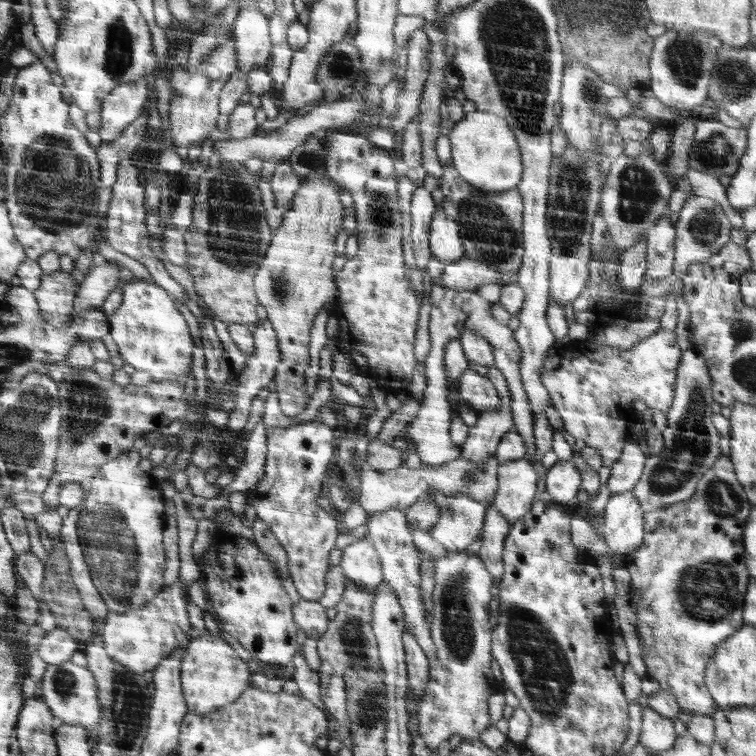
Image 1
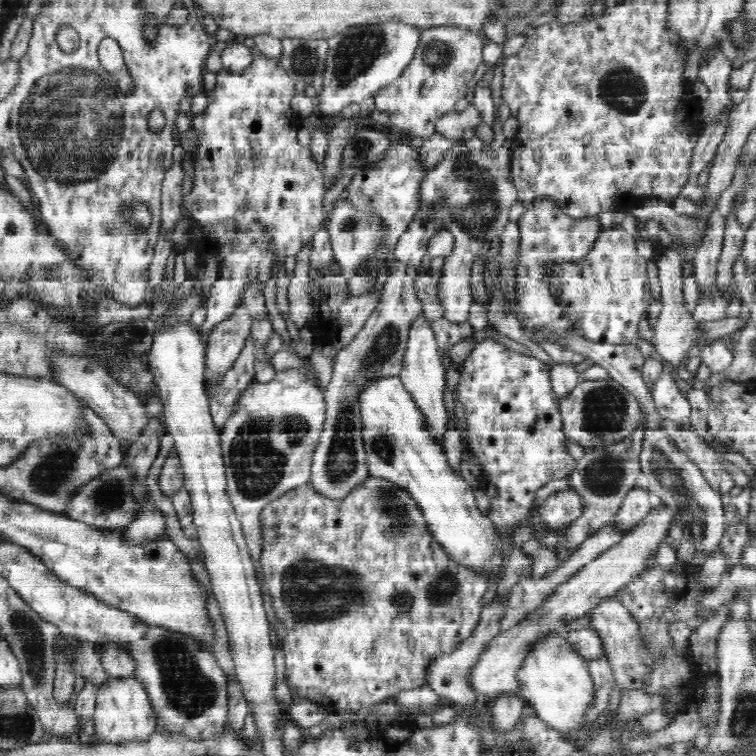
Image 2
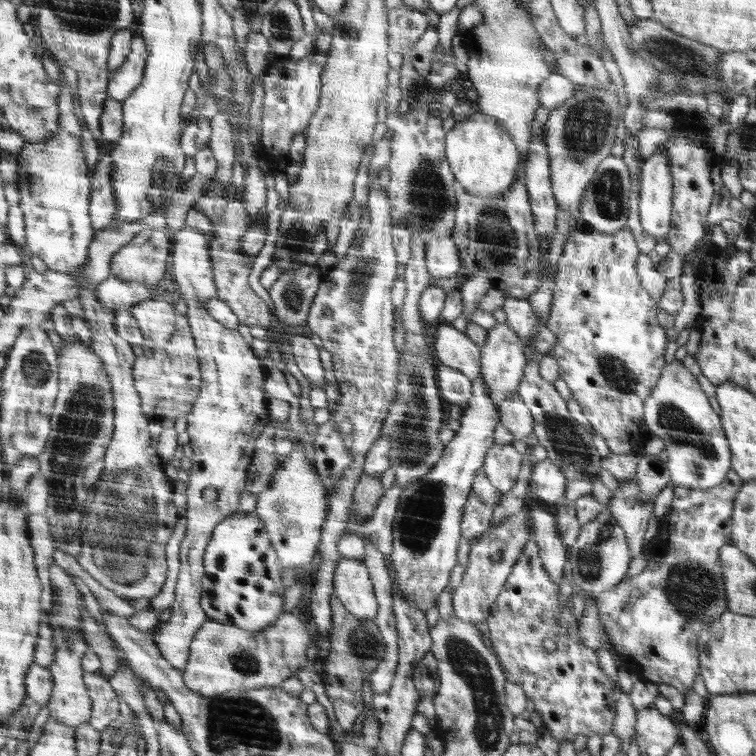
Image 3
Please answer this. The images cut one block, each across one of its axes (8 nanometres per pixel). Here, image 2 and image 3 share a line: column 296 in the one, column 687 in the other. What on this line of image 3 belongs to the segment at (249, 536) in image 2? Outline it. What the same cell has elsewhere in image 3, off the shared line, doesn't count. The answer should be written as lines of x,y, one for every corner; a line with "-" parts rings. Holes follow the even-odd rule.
677,359
666,365
650,396
644,401
644,422
650,428
650,432
663,440
664,449
669,454
666,463
670,476
669,482
674,487
701,489
717,487
724,482
725,476
732,470
733,453
729,447
728,437
724,434
725,430
720,426
720,416
710,408
708,398
704,391
700,390
696,378

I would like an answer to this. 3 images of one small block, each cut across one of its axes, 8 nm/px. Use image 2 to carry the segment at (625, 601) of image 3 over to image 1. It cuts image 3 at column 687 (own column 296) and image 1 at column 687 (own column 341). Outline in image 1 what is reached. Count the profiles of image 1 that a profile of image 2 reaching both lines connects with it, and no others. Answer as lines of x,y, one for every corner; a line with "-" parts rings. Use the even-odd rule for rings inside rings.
721,455
716,459
716,462
702,475
698,480
696,492
688,500
682,502
674,502
666,508
660,510
652,510
646,512
643,516
643,541
642,544
628,557
626,567
631,574
631,588
628,595
632,604
636,605
636,633
640,642
640,648
644,654
644,663
647,673
647,679
654,680
655,683
660,684
660,690
668,692
674,696
679,708
685,713
704,713
711,715
717,710
715,701
712,699
710,692
705,686
705,671
706,664
710,661
710,656
714,655
715,649
726,640
744,627
744,610
745,610
745,596
748,594
749,583
751,577
749,576
748,562
740,560
745,550
745,526
749,522
749,516
752,514
753,506
747,499
747,494
744,492
743,486
738,482
733,462
730,457

